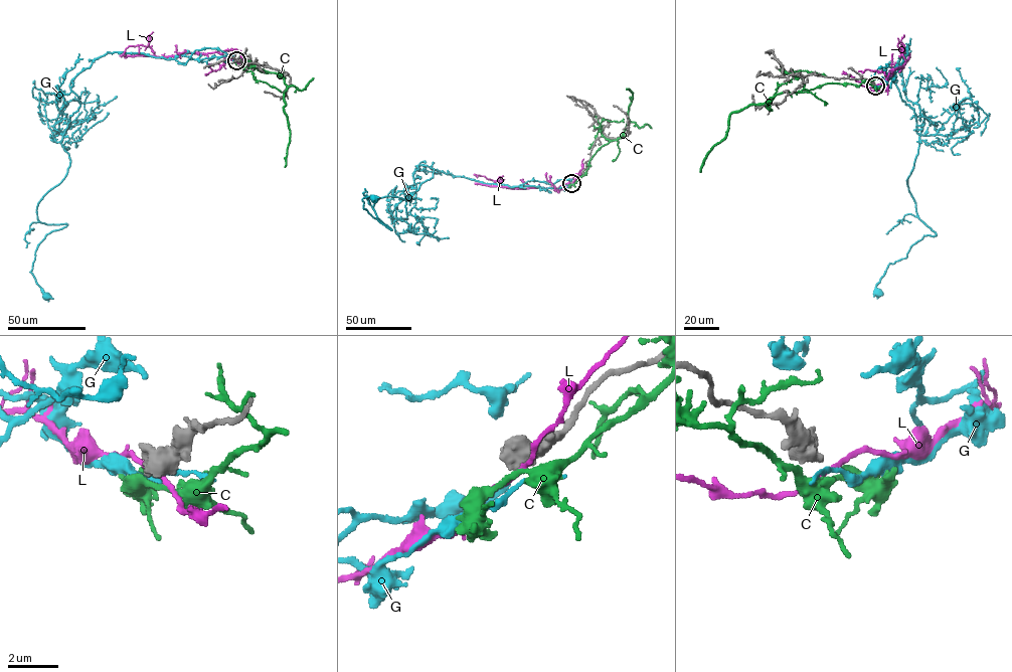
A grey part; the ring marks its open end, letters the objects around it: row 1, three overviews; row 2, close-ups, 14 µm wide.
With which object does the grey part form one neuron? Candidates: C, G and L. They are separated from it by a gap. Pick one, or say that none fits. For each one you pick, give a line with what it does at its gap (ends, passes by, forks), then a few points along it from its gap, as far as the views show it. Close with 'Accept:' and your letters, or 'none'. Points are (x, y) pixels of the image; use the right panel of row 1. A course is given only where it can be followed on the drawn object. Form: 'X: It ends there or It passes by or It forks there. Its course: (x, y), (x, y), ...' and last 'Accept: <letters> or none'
L: It passes by. Its course: (875, 86), (887, 80), (889, 72), (896, 67), (903, 66), (901, 42), (899, 49)
Accept: L

